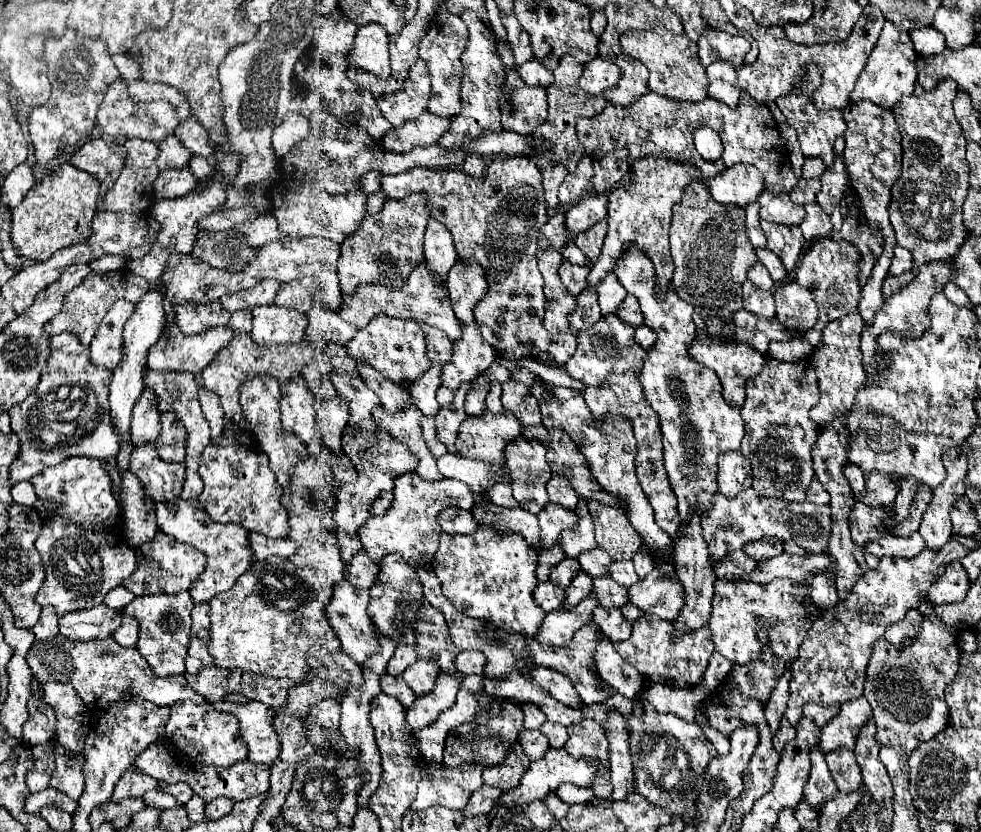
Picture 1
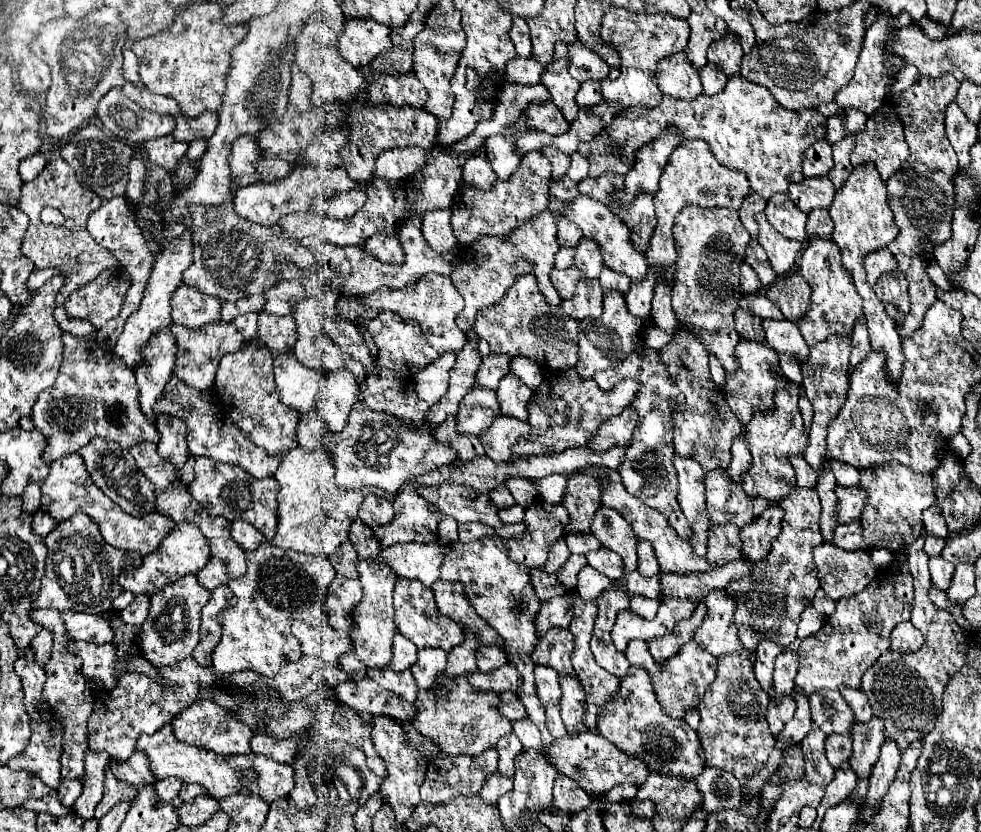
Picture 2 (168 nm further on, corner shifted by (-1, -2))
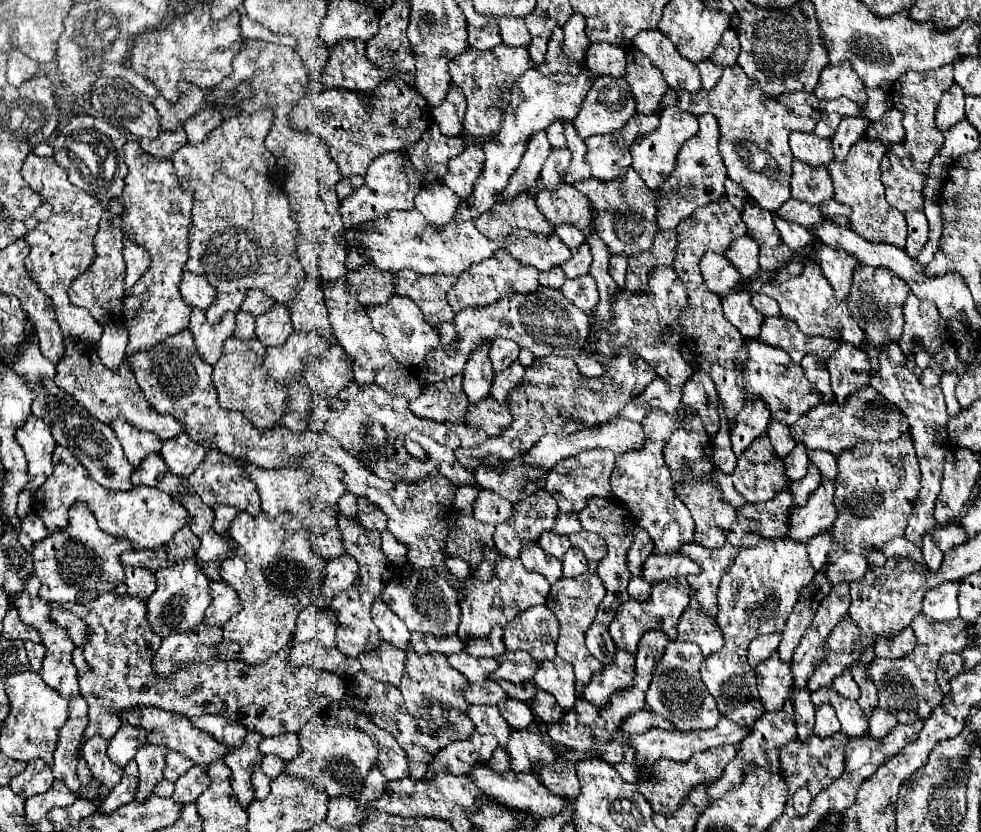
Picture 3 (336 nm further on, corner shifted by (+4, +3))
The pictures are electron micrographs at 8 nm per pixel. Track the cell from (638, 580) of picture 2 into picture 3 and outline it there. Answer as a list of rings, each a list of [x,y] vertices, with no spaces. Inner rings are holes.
[[[673,553],[673,555],[651,555],[649,561],[645,561],[643,565],[643,577],[649,583],[655,583],[659,579],[669,579],[669,577],[677,577],[677,575],[691,575],[691,573],[699,573],[701,567],[697,567],[697,563],[693,559],[689,559],[687,555],[681,553]]]

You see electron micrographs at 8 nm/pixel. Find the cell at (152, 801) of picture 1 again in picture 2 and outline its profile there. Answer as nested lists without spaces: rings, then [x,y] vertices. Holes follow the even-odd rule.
[[[166,778],[166,780],[158,780],[154,784],[154,790],[156,790],[156,796],[160,802],[164,804],[170,804],[176,796],[178,796],[178,790],[180,790],[180,780],[178,778]]]

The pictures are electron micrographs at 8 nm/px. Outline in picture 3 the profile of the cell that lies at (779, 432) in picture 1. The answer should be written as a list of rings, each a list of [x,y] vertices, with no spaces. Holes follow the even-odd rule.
[[[761,435],[761,439],[753,441],[751,447],[737,457],[737,467],[731,477],[735,489],[747,503],[773,499],[789,481],[783,461],[773,453],[767,435]]]

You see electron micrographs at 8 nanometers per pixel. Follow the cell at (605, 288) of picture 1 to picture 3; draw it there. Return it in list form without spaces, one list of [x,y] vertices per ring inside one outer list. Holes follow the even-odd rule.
[[[613,255],[609,261],[609,273],[617,285],[625,285],[625,271],[627,271],[627,255]]]

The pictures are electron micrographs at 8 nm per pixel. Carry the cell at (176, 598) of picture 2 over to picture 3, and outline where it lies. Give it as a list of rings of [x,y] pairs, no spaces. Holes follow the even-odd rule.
[[[185,559],[181,563],[175,563],[175,567],[157,571],[157,589],[147,599],[147,619],[153,631],[161,637],[167,637],[171,631],[197,629],[197,625],[203,621],[205,609],[211,603],[209,583],[211,581],[205,577],[205,573],[193,559]]]

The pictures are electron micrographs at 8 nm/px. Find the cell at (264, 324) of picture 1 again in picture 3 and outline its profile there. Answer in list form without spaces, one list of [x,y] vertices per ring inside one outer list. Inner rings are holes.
[[[275,303],[267,313],[257,317],[257,339],[265,345],[281,345],[293,333],[293,323],[285,305]]]

